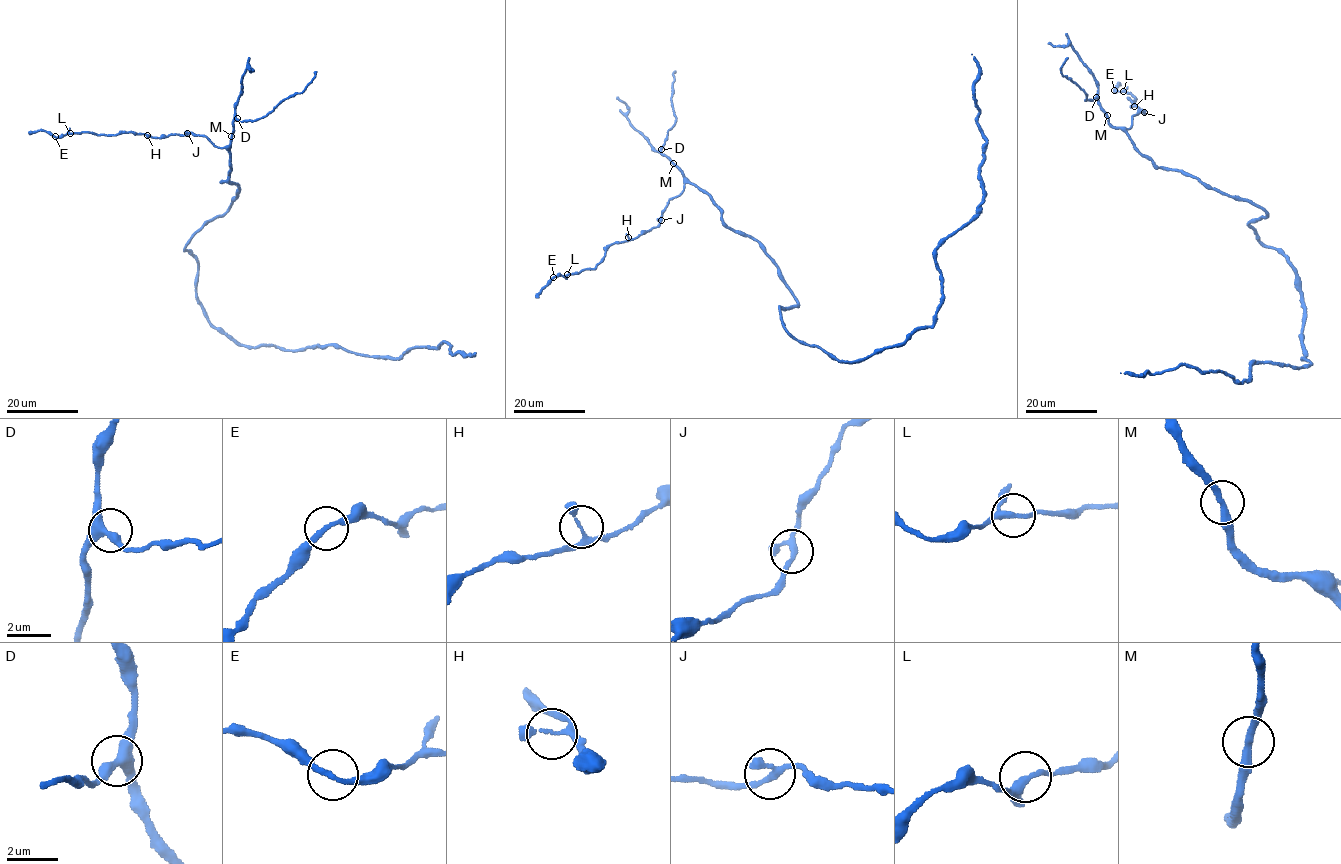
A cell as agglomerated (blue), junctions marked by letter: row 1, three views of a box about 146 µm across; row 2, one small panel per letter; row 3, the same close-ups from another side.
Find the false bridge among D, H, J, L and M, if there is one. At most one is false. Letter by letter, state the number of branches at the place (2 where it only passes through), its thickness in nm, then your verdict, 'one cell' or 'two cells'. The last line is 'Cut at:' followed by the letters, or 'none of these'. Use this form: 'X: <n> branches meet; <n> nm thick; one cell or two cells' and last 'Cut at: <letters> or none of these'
D: 3 branches meet; 320 nm thick; one cell
H: 3 branches meet; 170 nm thick; one cell
J: 3 branches meet; 220 nm thick; one cell
L: 3 branches meet; 220 nm thick; one cell
M: 2 branches meet; 280 nm thick; one cell
Cut at: none of these

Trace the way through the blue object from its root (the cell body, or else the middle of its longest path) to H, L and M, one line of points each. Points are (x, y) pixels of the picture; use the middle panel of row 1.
H: (797, 339), (780, 319), (780, 307), (798, 302), (776, 264), (694, 185), (669, 200), (657, 226), (629, 237)
L: (797, 339), (779, 310), (798, 302), (774, 260), (689, 183), (657, 226), (610, 244), (595, 268), (567, 274)
M: (797, 339), (782, 325), (779, 310), (798, 302), (774, 260), (752, 237), (727, 226), (714, 200), (673, 164)

